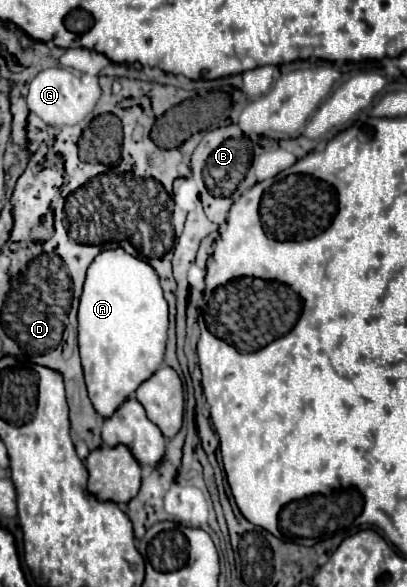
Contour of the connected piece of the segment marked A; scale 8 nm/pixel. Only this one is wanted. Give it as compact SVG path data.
M123 248L103 250L87 268L83 294L79 300L79 350L85 370L89 398L101 416L111 416L137 386L147 380L161 364L167 340L167 300L159 284L157 272L143 258L125 252Z

